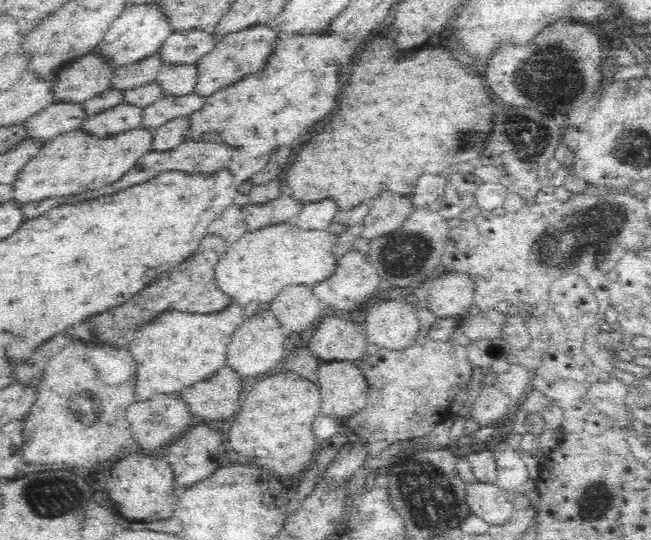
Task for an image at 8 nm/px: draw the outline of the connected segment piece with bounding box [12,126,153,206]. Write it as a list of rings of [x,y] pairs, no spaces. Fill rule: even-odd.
[[[142,126],[108,138],[91,136],[81,128],[58,136],[52,142],[43,144],[38,154],[22,168],[12,184],[12,199],[26,206],[44,199],[78,195],[86,190],[98,190],[106,184],[114,184],[136,165],[140,157],[150,152],[152,142],[153,134]]]

